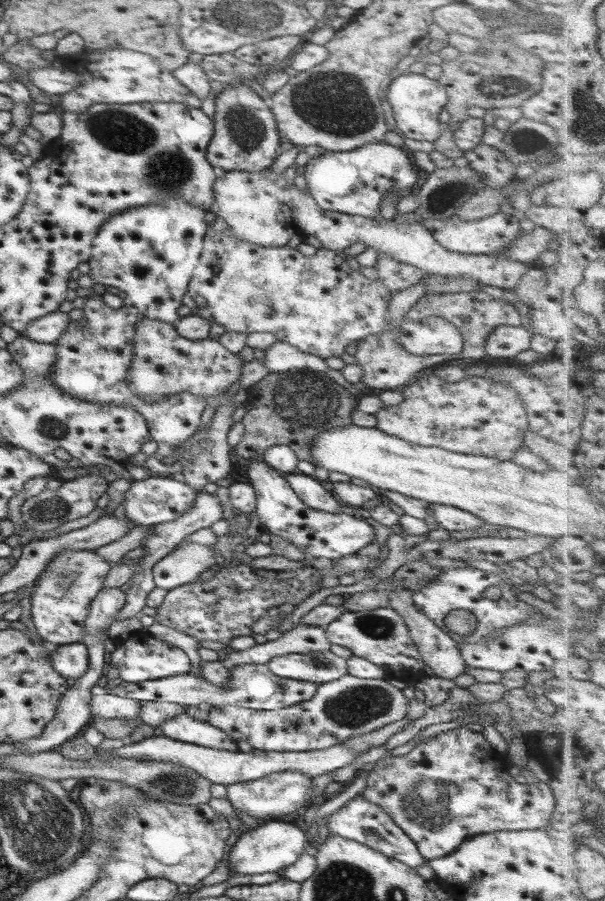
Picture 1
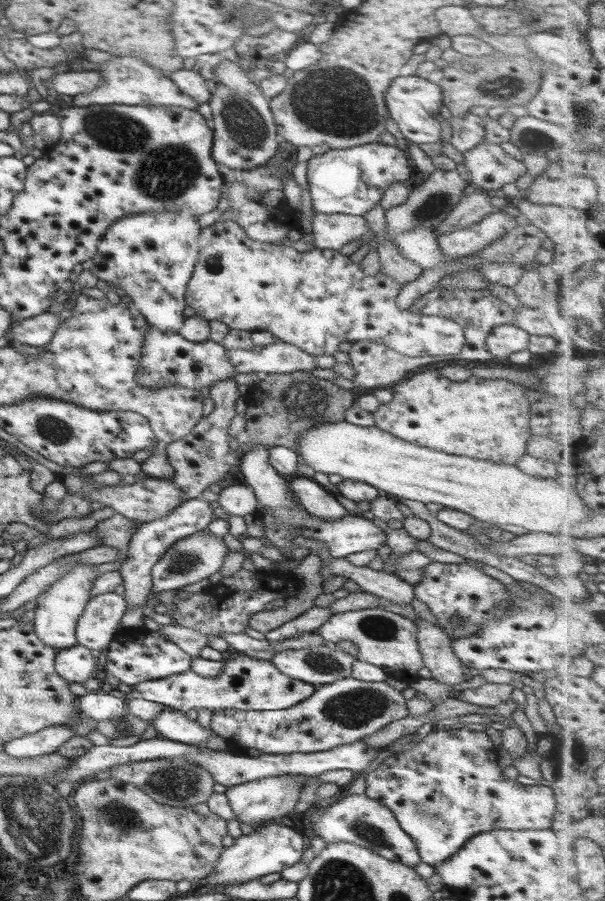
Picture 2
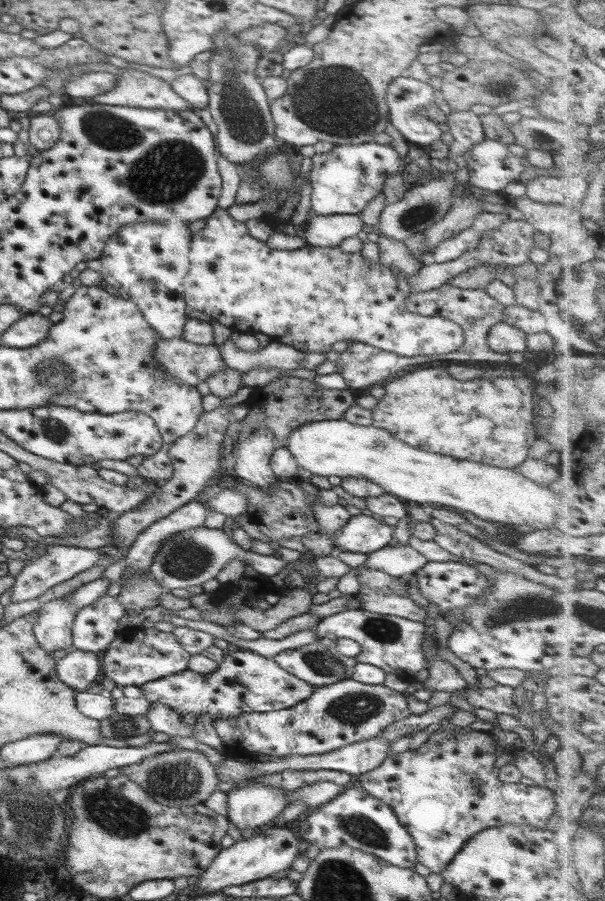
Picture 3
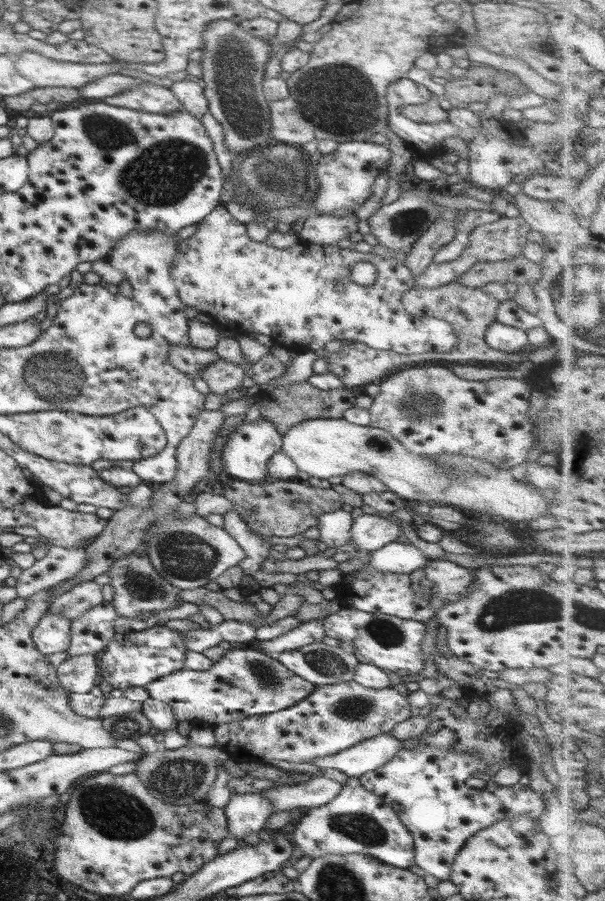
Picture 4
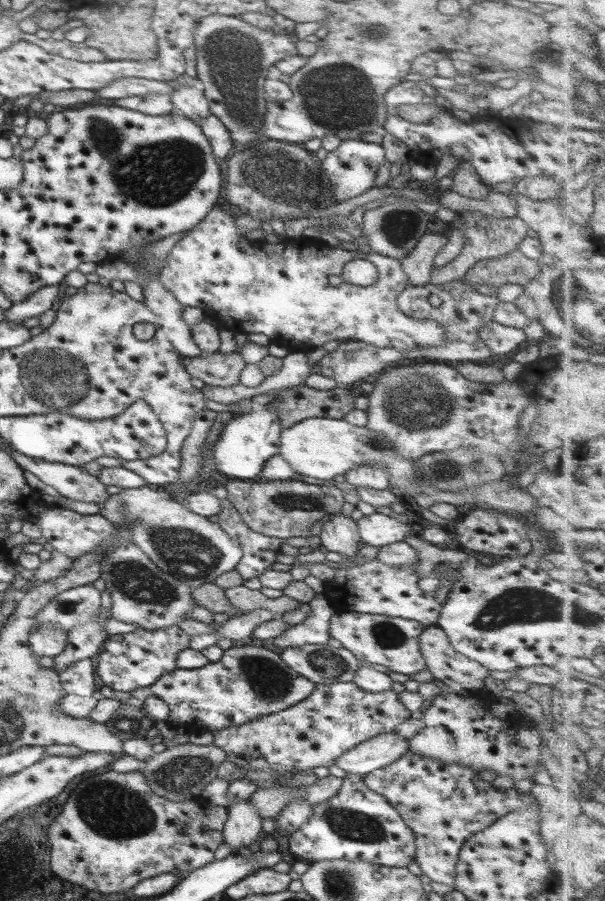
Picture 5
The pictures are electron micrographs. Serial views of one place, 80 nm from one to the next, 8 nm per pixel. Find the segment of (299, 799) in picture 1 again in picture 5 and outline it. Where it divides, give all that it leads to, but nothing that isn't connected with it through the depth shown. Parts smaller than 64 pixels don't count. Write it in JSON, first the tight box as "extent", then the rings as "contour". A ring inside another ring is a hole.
{"extent":[222,800,262,855],"contour":[[[248,800],[231,804],[226,808],[226,812],[228,818],[223,827],[222,842],[230,846],[231,855],[239,855],[239,847],[248,848],[257,836],[262,836],[262,818]]]}

